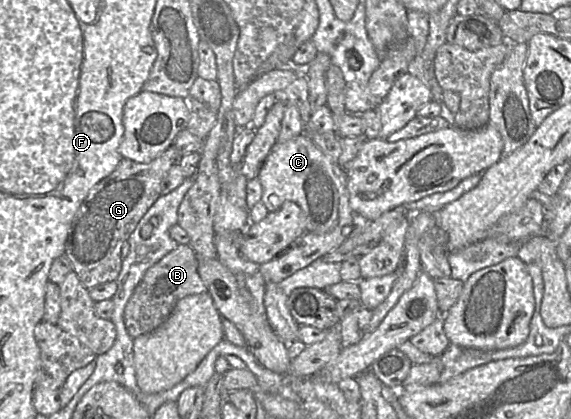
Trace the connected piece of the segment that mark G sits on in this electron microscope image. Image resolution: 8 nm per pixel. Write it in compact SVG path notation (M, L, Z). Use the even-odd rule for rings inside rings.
M173 143L150 163L122 158L117 168L90 190L77 210L65 245L65 255L86 289L117 280L122 268L124 243L162 195L162 181L178 161Z

